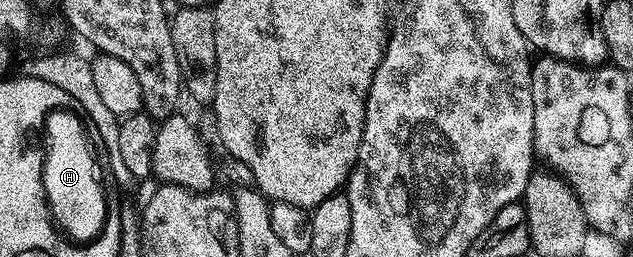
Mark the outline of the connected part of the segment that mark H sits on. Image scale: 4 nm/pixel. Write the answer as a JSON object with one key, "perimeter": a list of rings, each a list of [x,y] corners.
{"perimeter":[[[67,108],[50,111],[43,127],[45,145],[44,188],[54,223],[76,241],[92,241],[105,222],[107,196],[95,176],[95,162],[89,150],[84,121]]]}

